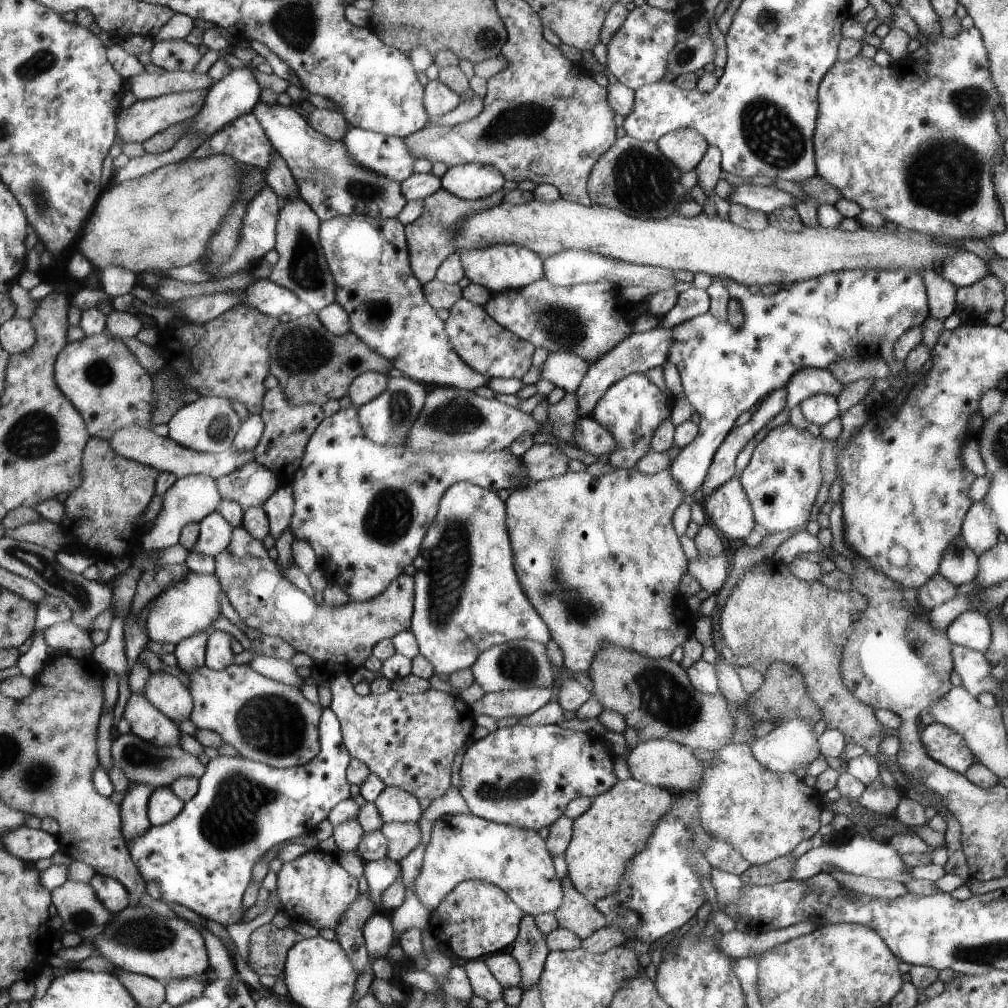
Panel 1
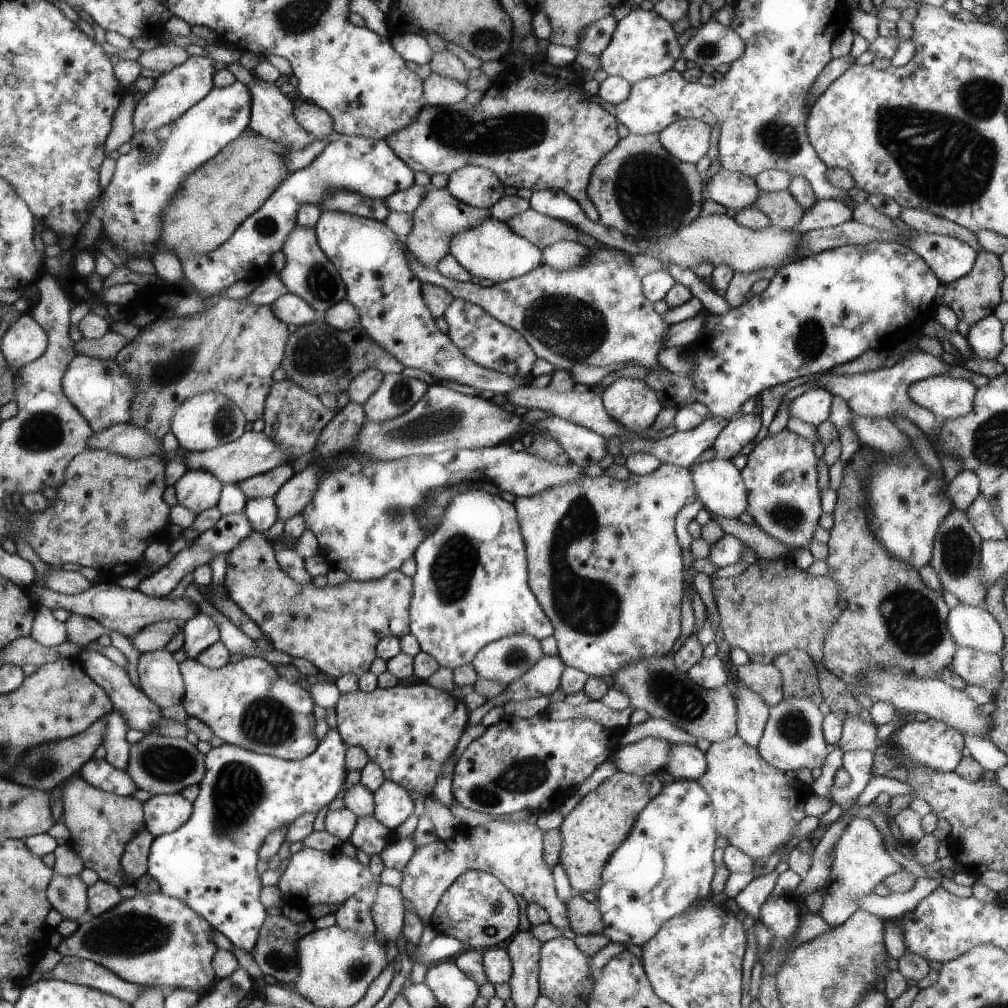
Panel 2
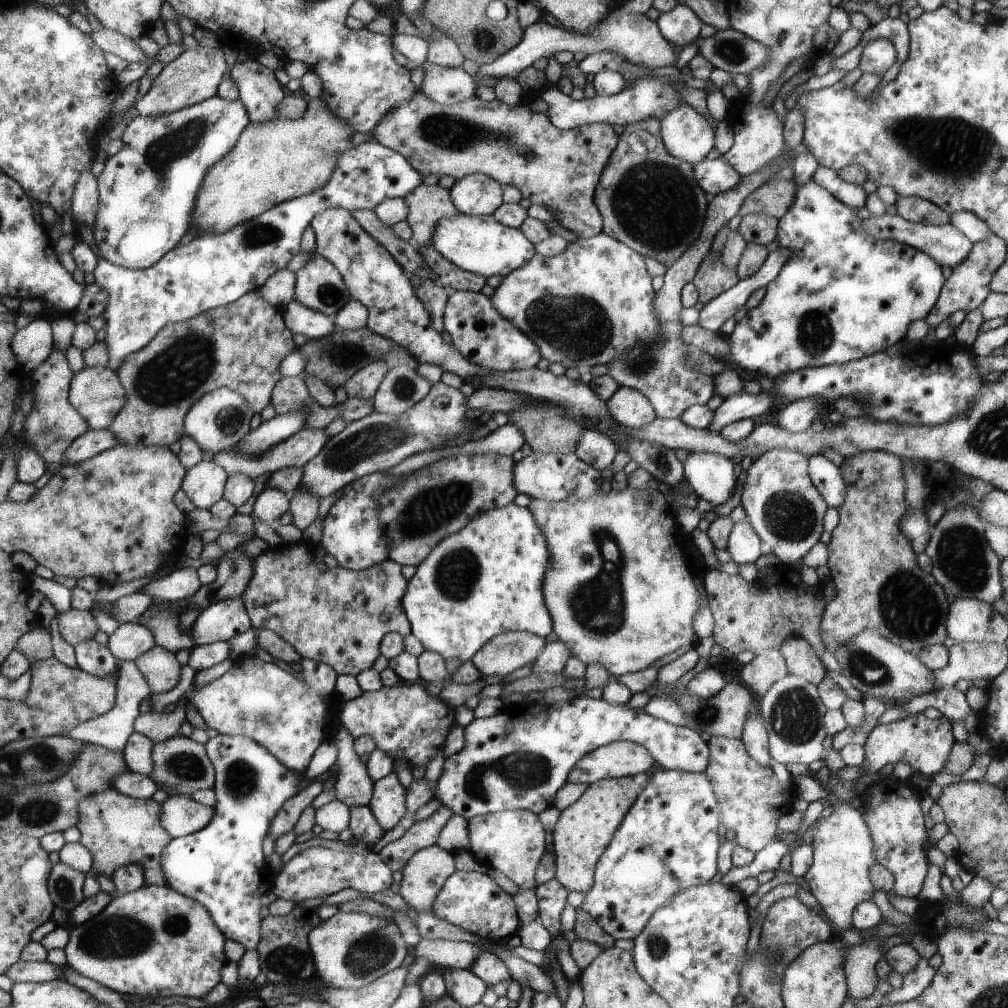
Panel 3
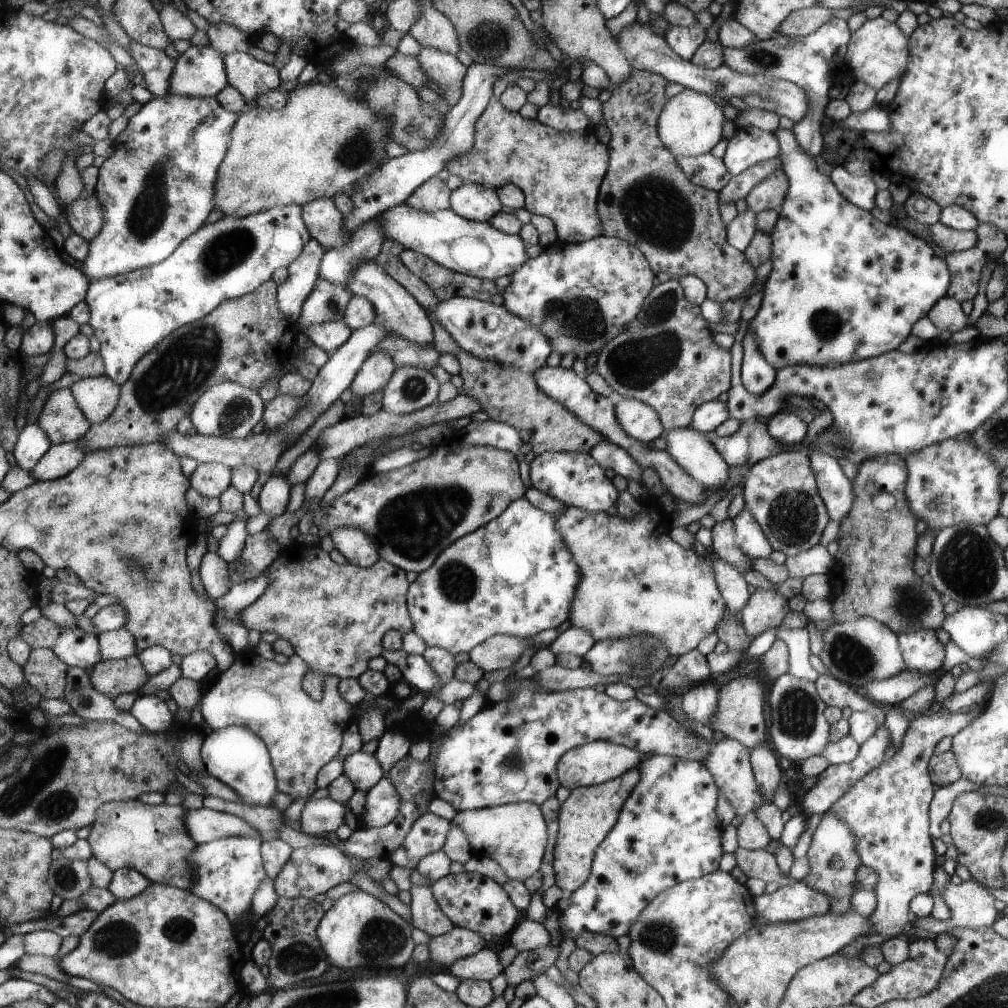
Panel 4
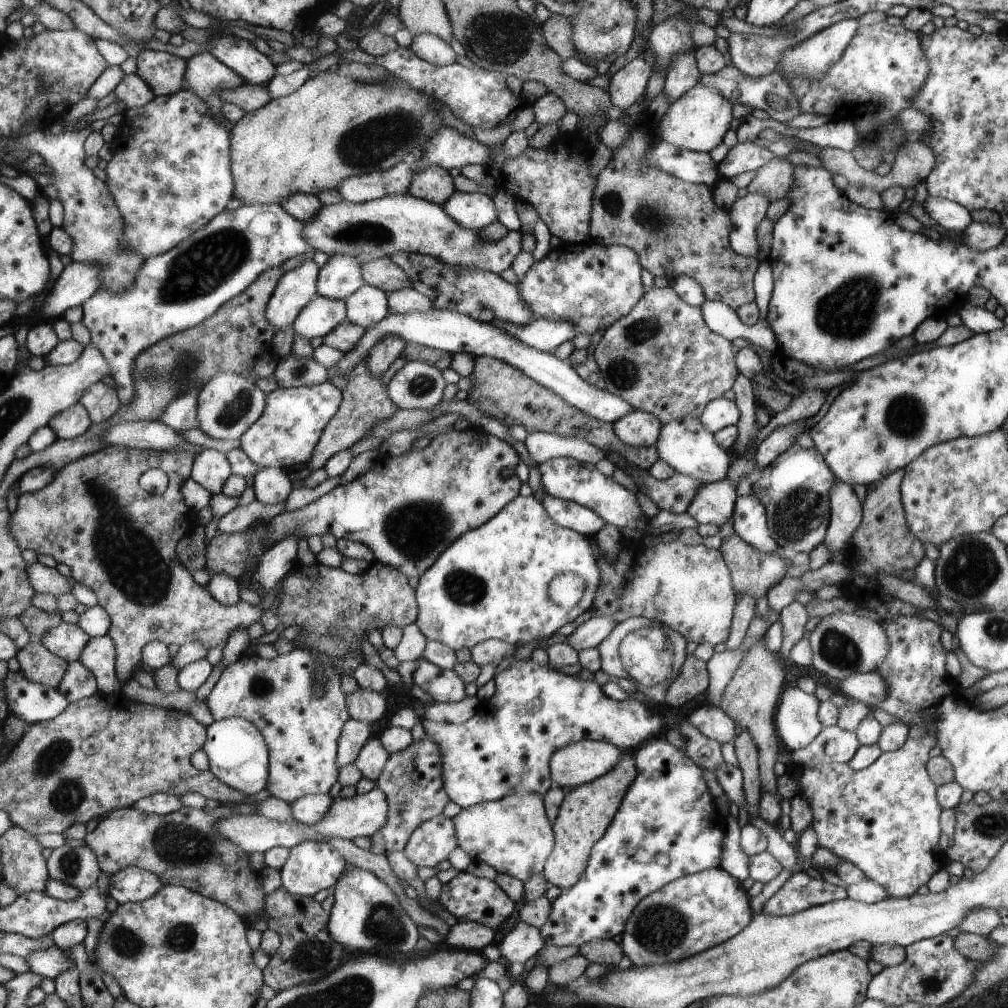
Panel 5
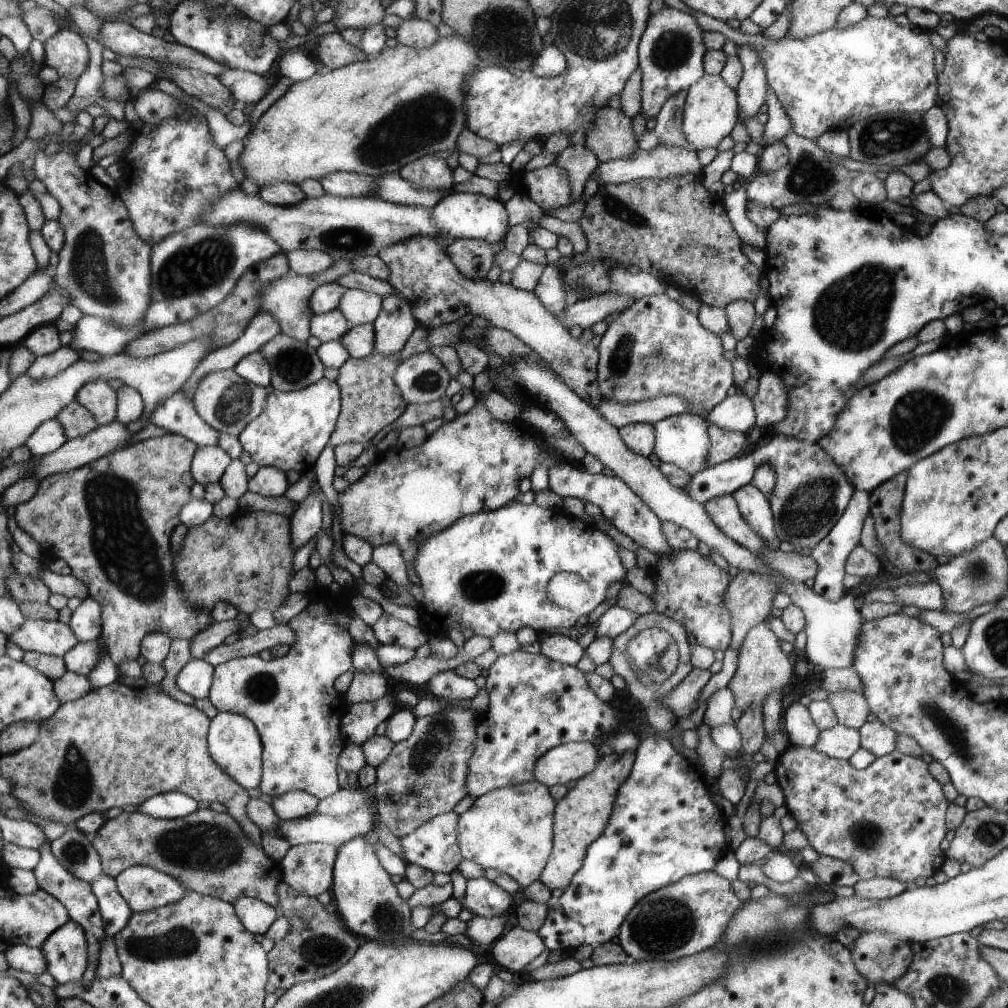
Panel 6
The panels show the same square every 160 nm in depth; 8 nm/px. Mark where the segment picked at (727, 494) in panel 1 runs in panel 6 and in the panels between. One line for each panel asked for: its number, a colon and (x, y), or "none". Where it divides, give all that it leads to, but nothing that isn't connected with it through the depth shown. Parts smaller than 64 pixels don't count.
2: (718, 484)
3: (710, 477)
4: (694, 452)
5: (684, 444)
6: (682, 440)

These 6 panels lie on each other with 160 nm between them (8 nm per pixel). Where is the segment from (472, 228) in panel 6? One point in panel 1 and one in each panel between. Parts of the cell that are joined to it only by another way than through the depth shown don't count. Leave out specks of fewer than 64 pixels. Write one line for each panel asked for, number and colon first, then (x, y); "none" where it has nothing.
1: (474, 180)
2: (476, 186)
3: (474, 194)
4: (472, 201)
5: (475, 211)

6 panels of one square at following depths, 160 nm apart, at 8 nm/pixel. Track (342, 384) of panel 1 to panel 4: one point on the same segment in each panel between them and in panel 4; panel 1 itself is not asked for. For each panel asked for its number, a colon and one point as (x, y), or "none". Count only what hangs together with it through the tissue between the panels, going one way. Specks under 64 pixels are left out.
2: (320, 358)
3: (335, 358)
4: (405, 352)

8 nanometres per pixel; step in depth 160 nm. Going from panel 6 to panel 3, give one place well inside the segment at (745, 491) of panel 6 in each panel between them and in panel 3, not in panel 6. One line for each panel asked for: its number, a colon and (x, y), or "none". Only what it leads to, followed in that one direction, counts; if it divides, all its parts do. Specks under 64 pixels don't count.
3: (743, 545)
4: (750, 538)
5: (750, 524)

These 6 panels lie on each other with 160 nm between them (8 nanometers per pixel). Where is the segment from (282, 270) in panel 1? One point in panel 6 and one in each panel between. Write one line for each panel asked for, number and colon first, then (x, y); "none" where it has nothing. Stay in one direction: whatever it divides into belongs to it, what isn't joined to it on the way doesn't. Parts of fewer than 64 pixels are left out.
2: (309, 273)
3: (320, 285)
4: (328, 301)
5: (322, 315)
6: (328, 326)

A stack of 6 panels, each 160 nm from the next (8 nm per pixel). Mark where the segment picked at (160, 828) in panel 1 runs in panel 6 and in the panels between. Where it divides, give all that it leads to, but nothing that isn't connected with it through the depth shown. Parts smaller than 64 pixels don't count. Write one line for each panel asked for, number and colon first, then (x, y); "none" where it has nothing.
2: (210, 863)
3: (223, 866)
4: (229, 871)
5: (238, 752)
6: (235, 742)

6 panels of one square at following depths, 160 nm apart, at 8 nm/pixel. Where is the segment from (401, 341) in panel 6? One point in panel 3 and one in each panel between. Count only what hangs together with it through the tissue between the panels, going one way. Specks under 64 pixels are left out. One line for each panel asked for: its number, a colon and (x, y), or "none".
3: (366, 382)
4: (375, 374)
5: (381, 358)

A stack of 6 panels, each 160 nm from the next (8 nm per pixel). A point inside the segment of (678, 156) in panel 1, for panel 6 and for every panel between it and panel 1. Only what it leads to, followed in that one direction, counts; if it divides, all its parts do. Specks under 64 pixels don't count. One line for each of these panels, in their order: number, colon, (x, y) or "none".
2: (687, 140)
3: (686, 134)
4: (690, 124)
5: (697, 120)
6: (710, 110)

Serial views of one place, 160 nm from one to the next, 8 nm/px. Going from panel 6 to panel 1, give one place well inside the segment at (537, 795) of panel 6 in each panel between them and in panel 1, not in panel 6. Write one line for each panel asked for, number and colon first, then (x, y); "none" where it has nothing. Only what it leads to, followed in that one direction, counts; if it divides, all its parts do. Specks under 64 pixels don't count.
1: (462, 847)
2: (512, 852)
3: (513, 841)
4: (514, 835)
5: (513, 835)

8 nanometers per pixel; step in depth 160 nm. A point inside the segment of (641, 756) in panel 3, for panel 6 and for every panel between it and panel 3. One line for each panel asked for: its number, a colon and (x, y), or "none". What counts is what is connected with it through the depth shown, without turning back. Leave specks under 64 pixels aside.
4: (597, 761)
5: (575, 764)
6: (574, 759)

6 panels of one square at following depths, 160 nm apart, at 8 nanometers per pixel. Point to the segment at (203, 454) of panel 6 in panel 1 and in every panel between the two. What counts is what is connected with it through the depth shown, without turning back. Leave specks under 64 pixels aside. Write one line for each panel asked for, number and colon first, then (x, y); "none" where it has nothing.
1: (192, 498)
2: (199, 490)
3: (205, 483)
4: (209, 479)
5: (212, 469)

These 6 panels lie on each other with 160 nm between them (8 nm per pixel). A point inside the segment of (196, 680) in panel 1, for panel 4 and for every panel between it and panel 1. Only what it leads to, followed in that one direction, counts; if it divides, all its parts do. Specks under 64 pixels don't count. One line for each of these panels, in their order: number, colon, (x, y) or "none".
2: (247, 703)
3: (290, 717)
4: (303, 735)

